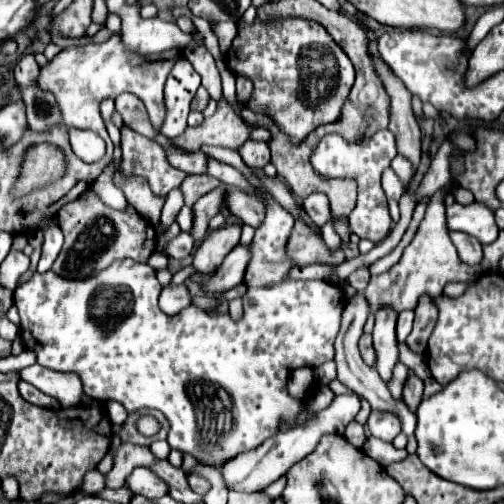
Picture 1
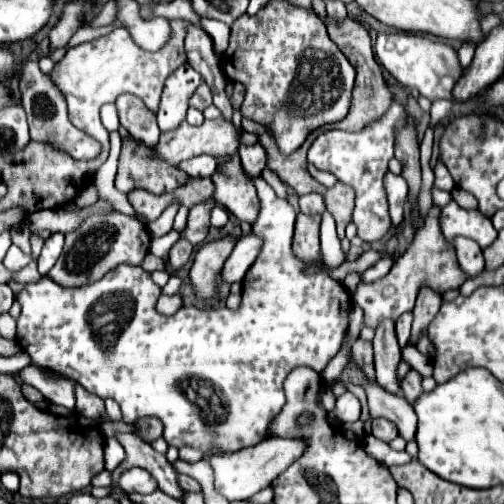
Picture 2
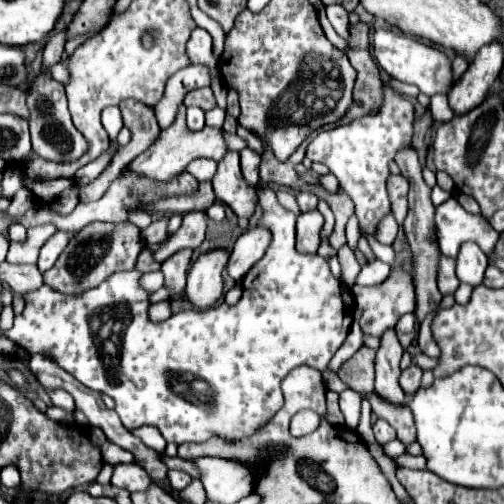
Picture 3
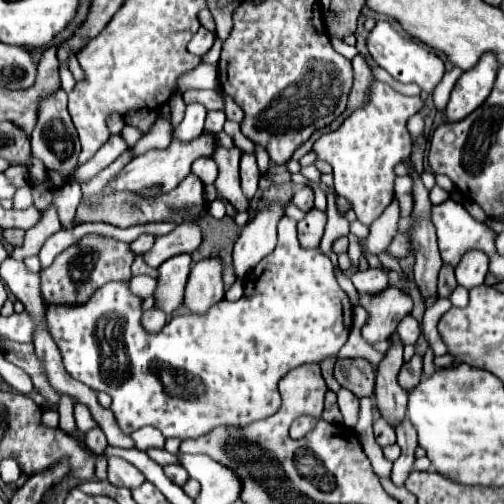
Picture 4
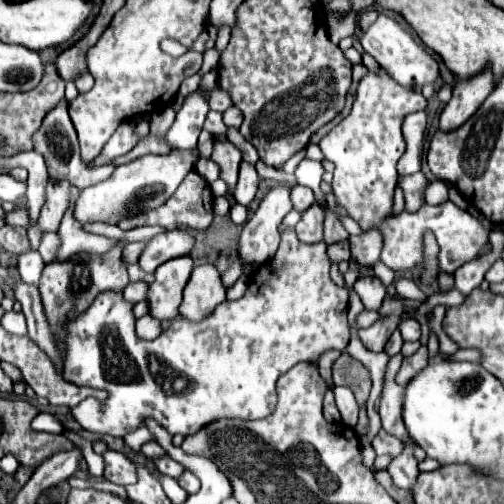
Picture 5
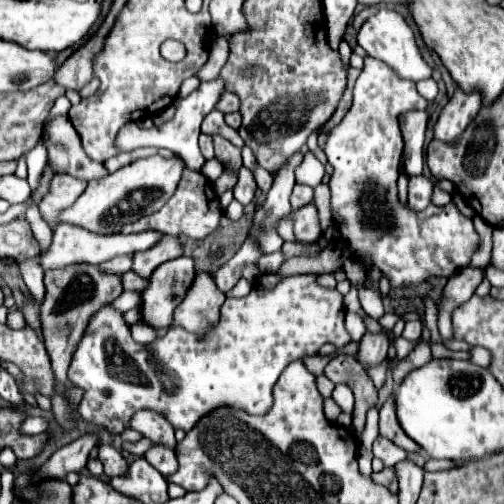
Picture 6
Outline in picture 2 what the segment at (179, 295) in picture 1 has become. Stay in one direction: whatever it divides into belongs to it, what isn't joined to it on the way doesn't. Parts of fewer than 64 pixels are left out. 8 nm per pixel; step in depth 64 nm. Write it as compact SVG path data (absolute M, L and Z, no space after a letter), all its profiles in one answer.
M176 294L176 296L160 296L158 302L156 302L156 312L158 314L164 314L164 316L172 316L178 308L182 306L182 298Z

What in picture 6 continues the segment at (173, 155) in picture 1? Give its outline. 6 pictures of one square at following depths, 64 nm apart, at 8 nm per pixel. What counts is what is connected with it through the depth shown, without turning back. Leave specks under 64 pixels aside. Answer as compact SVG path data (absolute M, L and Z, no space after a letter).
M206 160L206 164L202 166L200 172L204 172L204 176L208 176L208 180L214 182L224 172L224 166L220 164L220 160Z

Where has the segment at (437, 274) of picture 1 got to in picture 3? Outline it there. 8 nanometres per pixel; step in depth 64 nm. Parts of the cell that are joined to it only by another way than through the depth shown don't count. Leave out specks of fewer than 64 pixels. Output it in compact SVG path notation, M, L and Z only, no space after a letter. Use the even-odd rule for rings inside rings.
M446 256L440 258L440 272L438 272L438 288L442 294L454 294L460 280L454 274L456 260L448 260ZM398 266L392 270L392 274L388 276L388 280L384 280L378 286L352 286L352 296L356 306L362 310L362 318L360 318L360 328L366 336L376 336L380 338L386 330L394 328L396 322L400 320L400 316L408 314L414 310L416 302L414 302L414 284L412 284L412 266Z

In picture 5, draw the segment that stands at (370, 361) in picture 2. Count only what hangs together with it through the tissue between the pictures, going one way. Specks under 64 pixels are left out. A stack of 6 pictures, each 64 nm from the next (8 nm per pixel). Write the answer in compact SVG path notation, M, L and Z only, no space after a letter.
M342 352L340 358L332 364L332 380L336 386L340 386L340 382L344 382L344 386L348 386L354 392L360 408L366 404L366 400L370 396L370 388L372 388L370 374L348 352Z

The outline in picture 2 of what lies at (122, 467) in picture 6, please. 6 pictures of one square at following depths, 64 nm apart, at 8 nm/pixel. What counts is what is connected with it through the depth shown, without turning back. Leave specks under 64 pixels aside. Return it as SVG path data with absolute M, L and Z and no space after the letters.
M130 468L124 470L118 478L118 488L122 488L126 494L130 492L140 492L140 494L148 494L154 492L158 488L156 480L152 480L152 476L148 476L148 472L140 470L140 468Z

